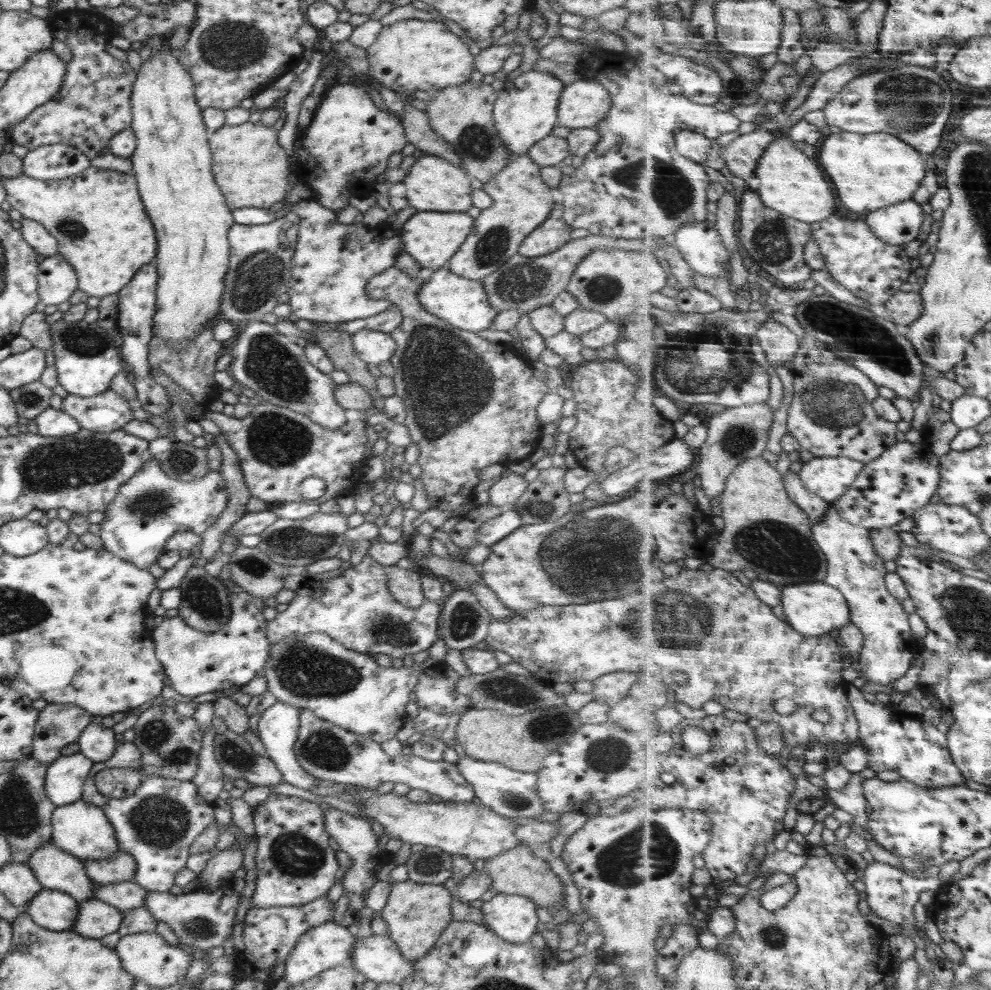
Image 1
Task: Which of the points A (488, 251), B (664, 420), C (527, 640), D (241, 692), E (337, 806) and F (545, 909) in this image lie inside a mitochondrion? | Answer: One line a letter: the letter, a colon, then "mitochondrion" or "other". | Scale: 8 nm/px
A: mitochondrion
B: other
C: other
D: other
E: other
F: other

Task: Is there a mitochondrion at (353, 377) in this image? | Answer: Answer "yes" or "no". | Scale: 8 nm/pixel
no

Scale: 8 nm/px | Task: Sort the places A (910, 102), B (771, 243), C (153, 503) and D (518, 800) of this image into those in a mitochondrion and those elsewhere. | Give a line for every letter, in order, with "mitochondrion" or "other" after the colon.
A: mitochondrion
B: mitochondrion
C: mitochondrion
D: mitochondrion

